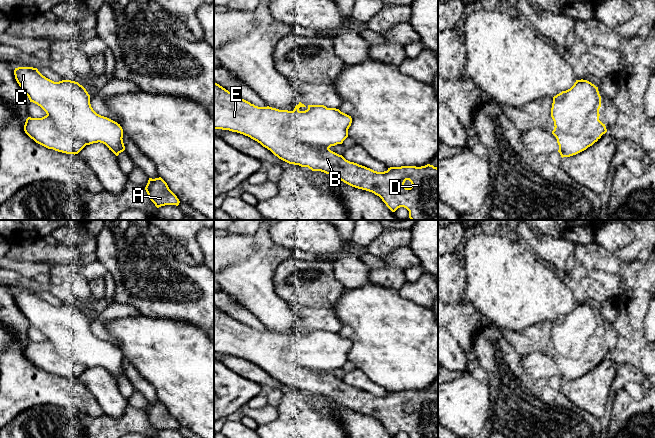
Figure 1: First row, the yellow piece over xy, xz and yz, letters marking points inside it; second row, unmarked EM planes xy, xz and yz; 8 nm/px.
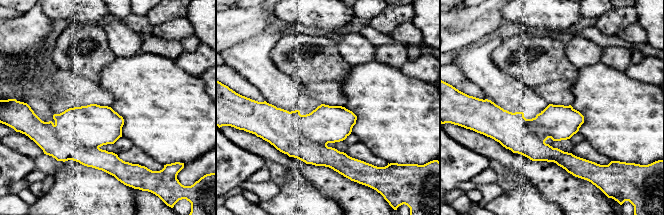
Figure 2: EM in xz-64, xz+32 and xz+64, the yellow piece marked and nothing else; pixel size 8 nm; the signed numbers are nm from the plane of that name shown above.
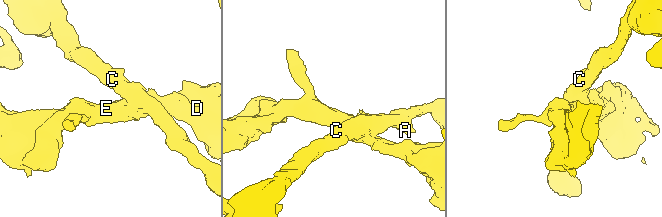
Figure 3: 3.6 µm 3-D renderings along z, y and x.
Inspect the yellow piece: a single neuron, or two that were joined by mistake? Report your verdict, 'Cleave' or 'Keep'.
Cleave

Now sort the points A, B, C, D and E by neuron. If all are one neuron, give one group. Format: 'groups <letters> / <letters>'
groups A C / B D E

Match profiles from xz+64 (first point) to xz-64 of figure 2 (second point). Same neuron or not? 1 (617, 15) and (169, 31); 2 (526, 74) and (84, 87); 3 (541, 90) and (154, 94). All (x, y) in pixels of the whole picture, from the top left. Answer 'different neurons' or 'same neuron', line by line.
1: different neurons
2: different neurons
3: different neurons

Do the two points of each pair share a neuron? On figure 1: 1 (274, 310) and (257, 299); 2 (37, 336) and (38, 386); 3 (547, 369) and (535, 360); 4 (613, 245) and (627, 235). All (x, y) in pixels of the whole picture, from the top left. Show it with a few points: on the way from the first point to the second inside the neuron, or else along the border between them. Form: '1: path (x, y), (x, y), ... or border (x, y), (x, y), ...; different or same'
1: path (270, 309), (261, 300); same
2: border (30, 326), (27, 331), (28, 340); different
3: path (544, 366), (538, 363); same
4: path (616, 242), (624, 235); same

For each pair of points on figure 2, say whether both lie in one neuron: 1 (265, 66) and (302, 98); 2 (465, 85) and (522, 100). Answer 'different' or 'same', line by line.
1: same
2: different

